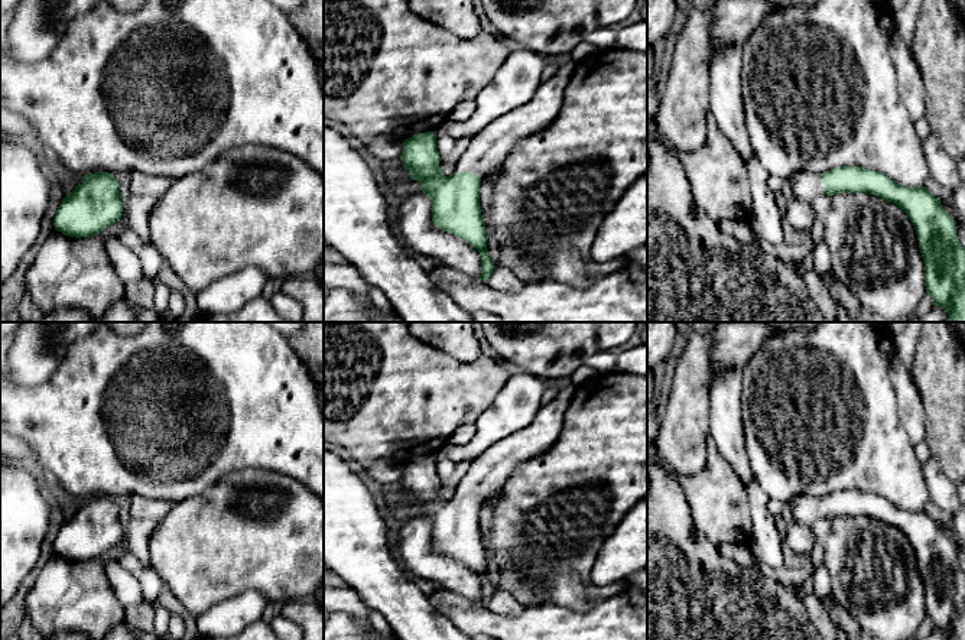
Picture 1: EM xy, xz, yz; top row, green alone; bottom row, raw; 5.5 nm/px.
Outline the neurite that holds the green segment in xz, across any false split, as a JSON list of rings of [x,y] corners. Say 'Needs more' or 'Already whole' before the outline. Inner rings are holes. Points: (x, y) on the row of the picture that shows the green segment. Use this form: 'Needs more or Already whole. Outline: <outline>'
Needs more. Outline: [[[575,64],[558,66],[556,74],[540,85],[532,101],[496,118],[474,134],[449,176],[441,173],[433,131],[403,140],[400,160],[410,178],[420,182],[420,191],[430,198],[433,224],[465,240],[480,253],[480,280],[487,282],[494,269],[487,251],[480,182],[503,163],[517,142],[539,133],[556,118],[574,69]]]

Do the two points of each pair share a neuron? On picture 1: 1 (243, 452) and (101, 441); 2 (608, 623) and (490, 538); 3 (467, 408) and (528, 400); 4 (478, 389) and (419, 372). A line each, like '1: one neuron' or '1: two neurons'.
1: one neuron
2: two neurons
3: two neurons
4: one neuron

